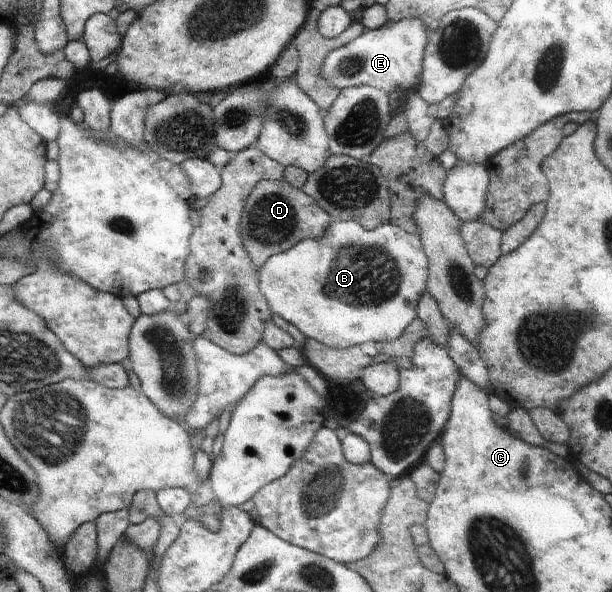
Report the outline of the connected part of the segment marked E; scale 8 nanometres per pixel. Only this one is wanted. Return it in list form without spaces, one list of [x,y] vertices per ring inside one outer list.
[[[411,17],[401,21],[390,21],[379,28],[366,30],[344,46],[331,51],[325,57],[321,75],[337,89],[353,86],[375,87],[381,91],[398,90],[413,92],[420,84],[424,49],[430,29],[425,25],[426,17]]]

